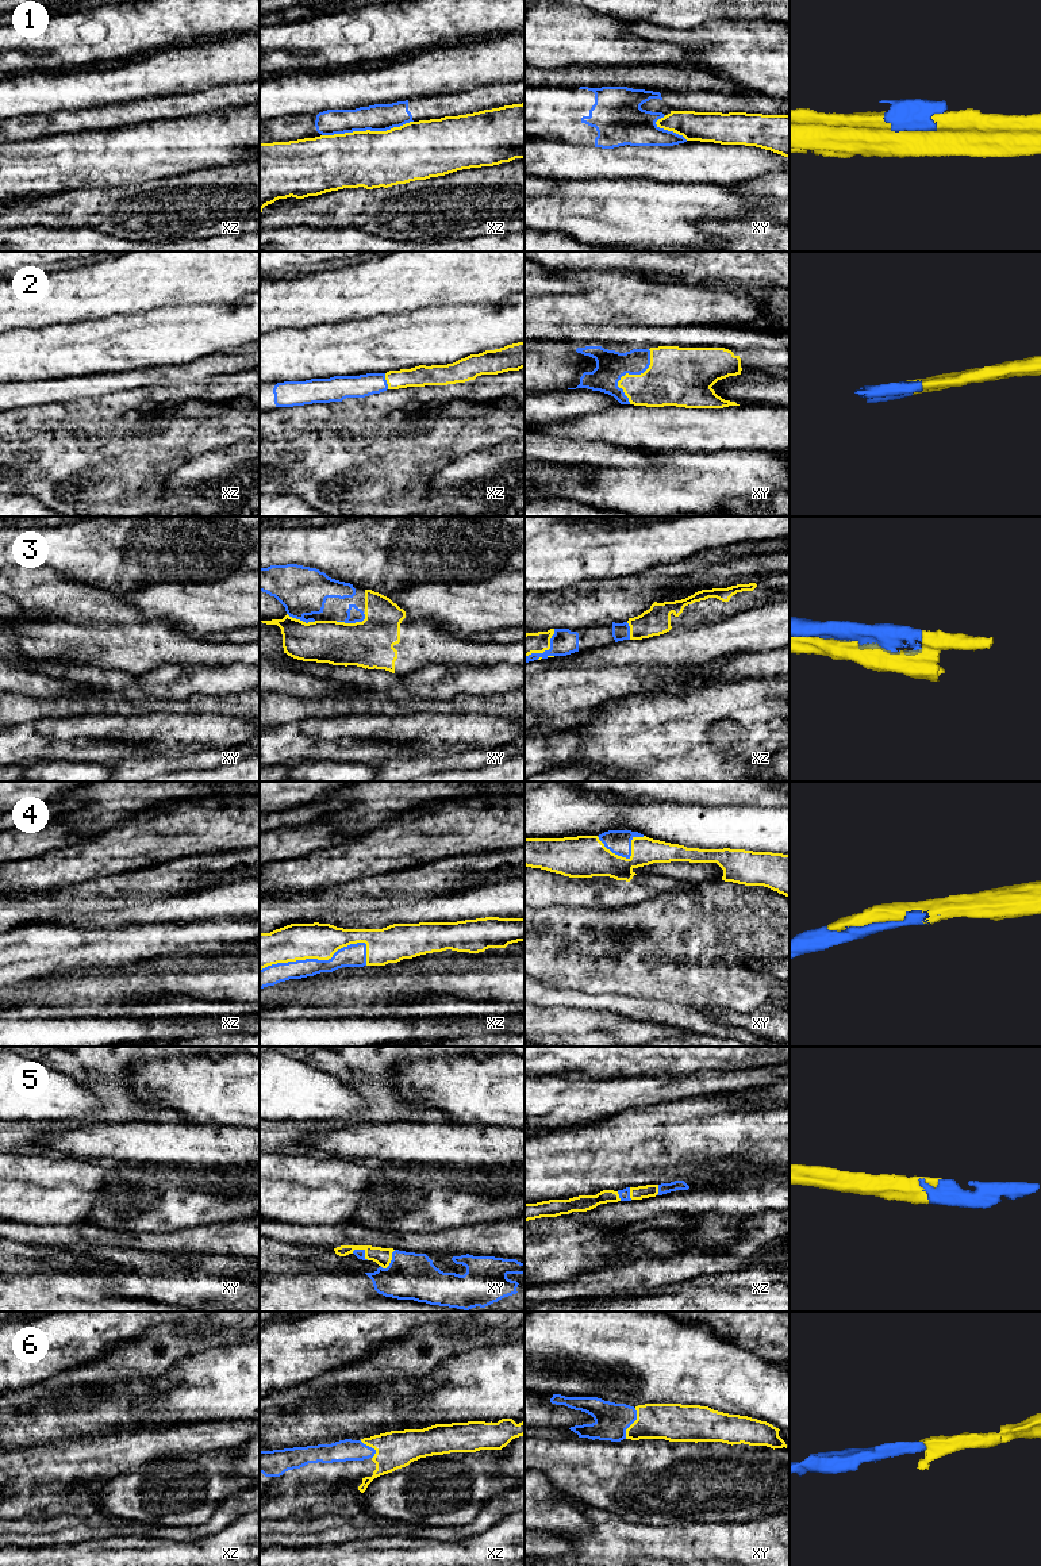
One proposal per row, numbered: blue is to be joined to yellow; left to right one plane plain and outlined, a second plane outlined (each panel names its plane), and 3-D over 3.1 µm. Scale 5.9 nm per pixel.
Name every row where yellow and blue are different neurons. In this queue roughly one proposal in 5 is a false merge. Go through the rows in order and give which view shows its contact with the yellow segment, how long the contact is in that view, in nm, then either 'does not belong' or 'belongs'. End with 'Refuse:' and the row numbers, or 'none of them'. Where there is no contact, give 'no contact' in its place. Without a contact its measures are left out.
1: meets yellow in xz; contact 550 nm long; does not belong
2: meets yellow in xy; contact 340 nm long; belongs
3: meets yellow in xy; contact 190 nm long; belongs
4: meets yellow in xz; contact 650 nm long; belongs
5: meets yellow in xy; contact 140 nm long; belongs
6: meets yellow in xy; contact 200 nm long; belongs
Refuse: 1

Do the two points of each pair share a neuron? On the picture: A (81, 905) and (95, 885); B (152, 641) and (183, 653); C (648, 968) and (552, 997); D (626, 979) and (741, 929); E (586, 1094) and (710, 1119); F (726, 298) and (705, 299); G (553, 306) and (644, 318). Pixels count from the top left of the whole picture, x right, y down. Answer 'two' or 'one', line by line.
A: one
B: one
C: two
D: one
E: two
F: one
G: one

